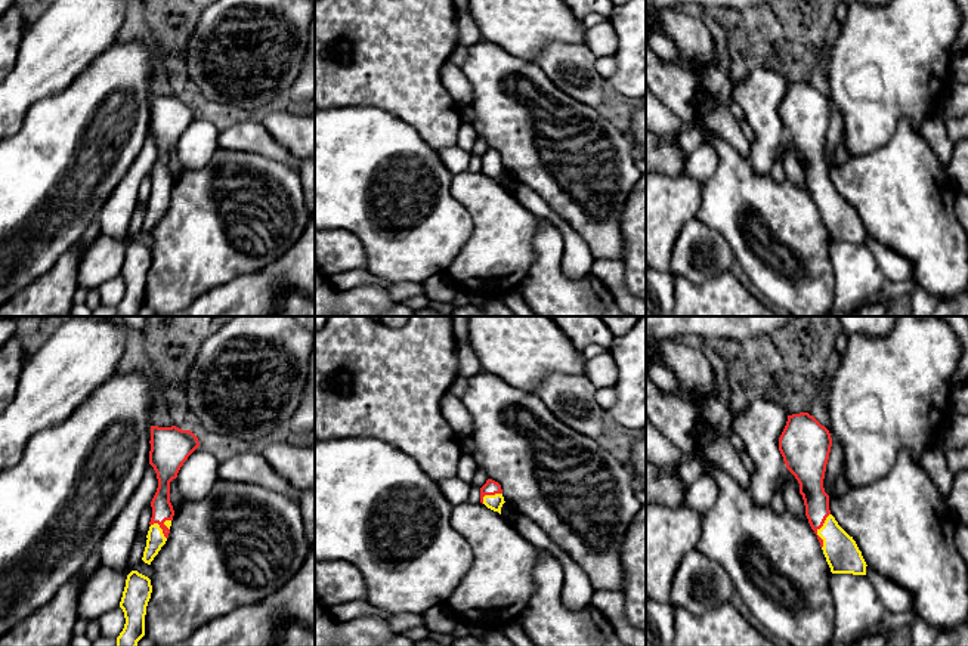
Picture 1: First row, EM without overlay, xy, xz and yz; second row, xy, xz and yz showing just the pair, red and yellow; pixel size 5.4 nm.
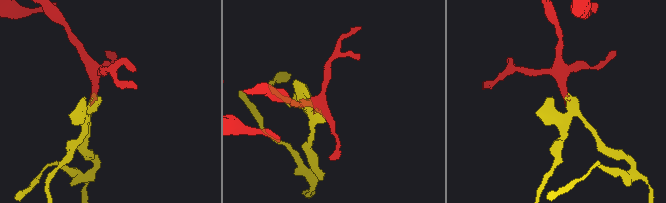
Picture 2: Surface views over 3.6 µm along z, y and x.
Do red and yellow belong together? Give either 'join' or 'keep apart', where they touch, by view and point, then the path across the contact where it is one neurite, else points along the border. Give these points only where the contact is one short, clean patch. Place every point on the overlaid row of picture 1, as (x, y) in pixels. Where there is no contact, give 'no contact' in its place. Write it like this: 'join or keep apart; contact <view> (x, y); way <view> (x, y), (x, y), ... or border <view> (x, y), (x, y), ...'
join; contact yz (816, 531); way yz (816, 501), (816, 531), (841, 552)

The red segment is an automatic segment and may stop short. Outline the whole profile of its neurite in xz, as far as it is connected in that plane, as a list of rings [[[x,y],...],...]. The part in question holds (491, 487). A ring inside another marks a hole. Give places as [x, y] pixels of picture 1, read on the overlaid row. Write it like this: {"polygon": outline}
{"polygon": [[[488,479],[486,483],[480,488],[480,503],[501,514],[501,507],[505,503],[501,485],[492,479]]]}

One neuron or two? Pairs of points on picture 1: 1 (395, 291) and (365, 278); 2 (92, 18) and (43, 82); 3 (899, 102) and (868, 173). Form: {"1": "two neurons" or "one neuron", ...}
{"1": "one neuron", "2": "one neuron", "3": "two neurons"}

